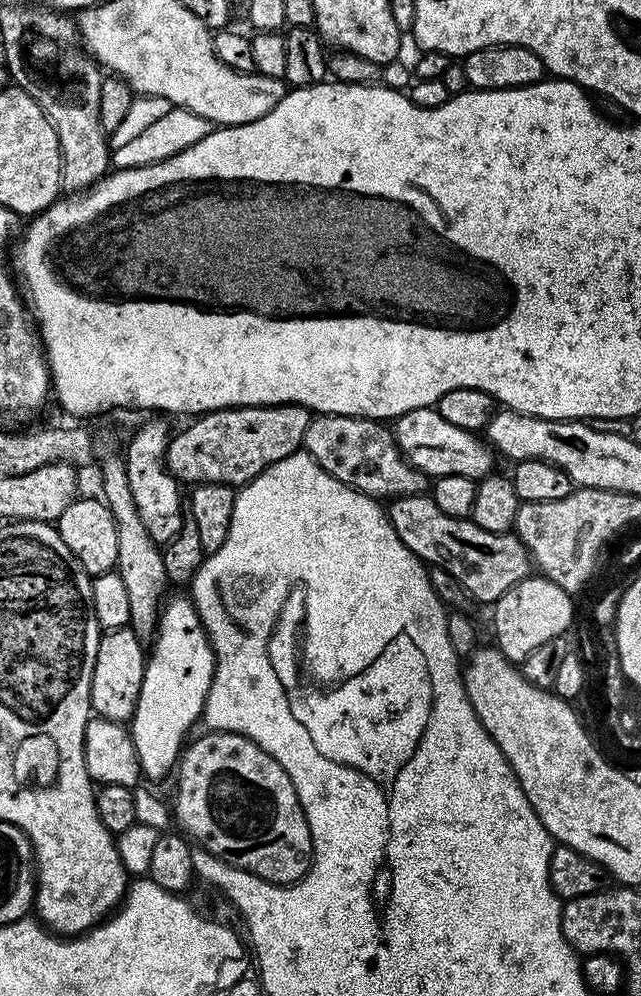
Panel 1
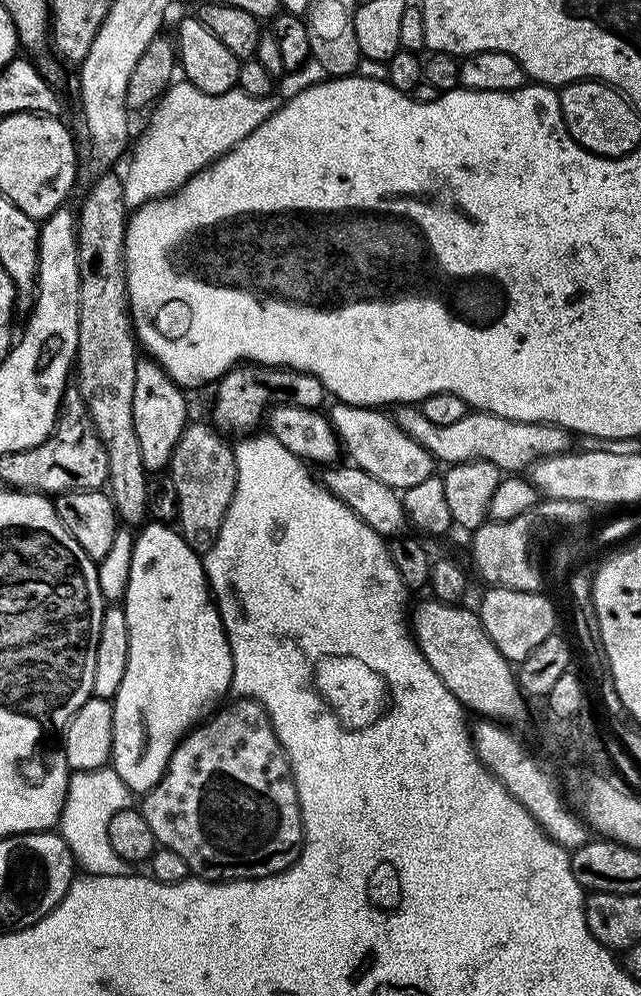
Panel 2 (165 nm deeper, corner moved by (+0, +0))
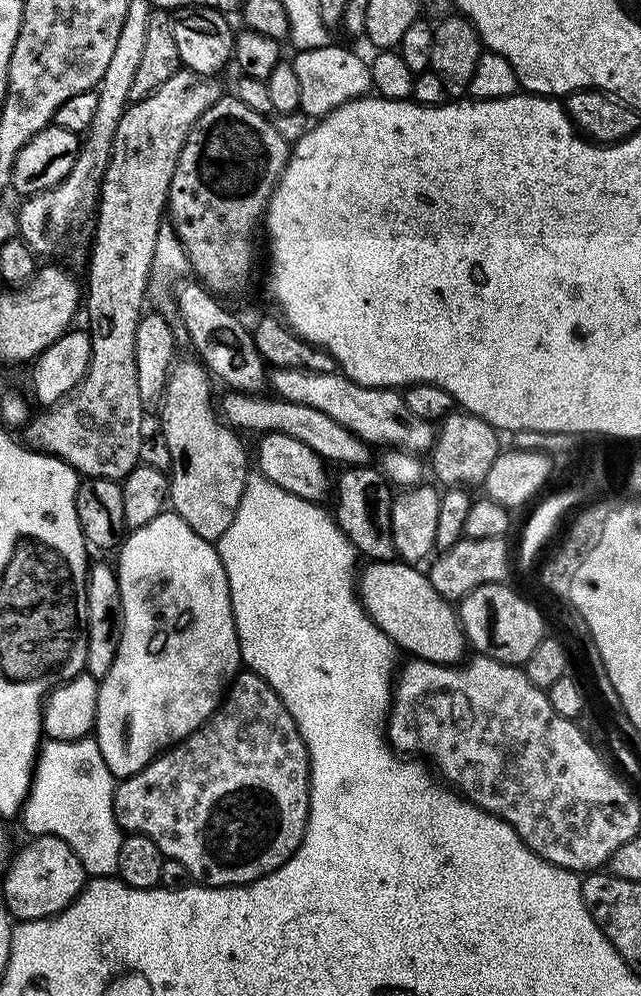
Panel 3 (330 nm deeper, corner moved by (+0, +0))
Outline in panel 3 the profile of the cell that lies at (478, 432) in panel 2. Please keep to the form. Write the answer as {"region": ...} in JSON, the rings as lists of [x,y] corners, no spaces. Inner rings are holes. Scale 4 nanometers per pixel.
{"region":[[[272,368],[270,388],[276,391],[273,393],[279,399],[322,410],[322,414],[334,418],[338,426],[346,426],[346,430],[350,430],[369,446],[388,444],[384,446],[392,450],[424,454],[436,441],[437,425],[412,413],[410,406],[406,406],[403,395],[397,389],[362,386],[339,370],[322,374],[306,372],[303,368]]]}

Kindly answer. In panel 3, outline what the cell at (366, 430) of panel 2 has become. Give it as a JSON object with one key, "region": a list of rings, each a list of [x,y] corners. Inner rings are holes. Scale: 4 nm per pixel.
{"region":[[[225,391],[225,396],[218,400],[218,412],[225,424],[231,428],[243,430],[245,433],[256,431],[281,432],[290,434],[290,438],[298,438],[298,442],[306,442],[310,450],[314,450],[325,462],[332,460],[339,466],[367,465],[369,463],[369,445],[360,440],[346,426],[338,426],[334,418],[322,414],[322,410],[314,410],[314,406],[302,406],[298,402],[290,402],[279,398],[267,400],[267,395],[250,392]]]}

